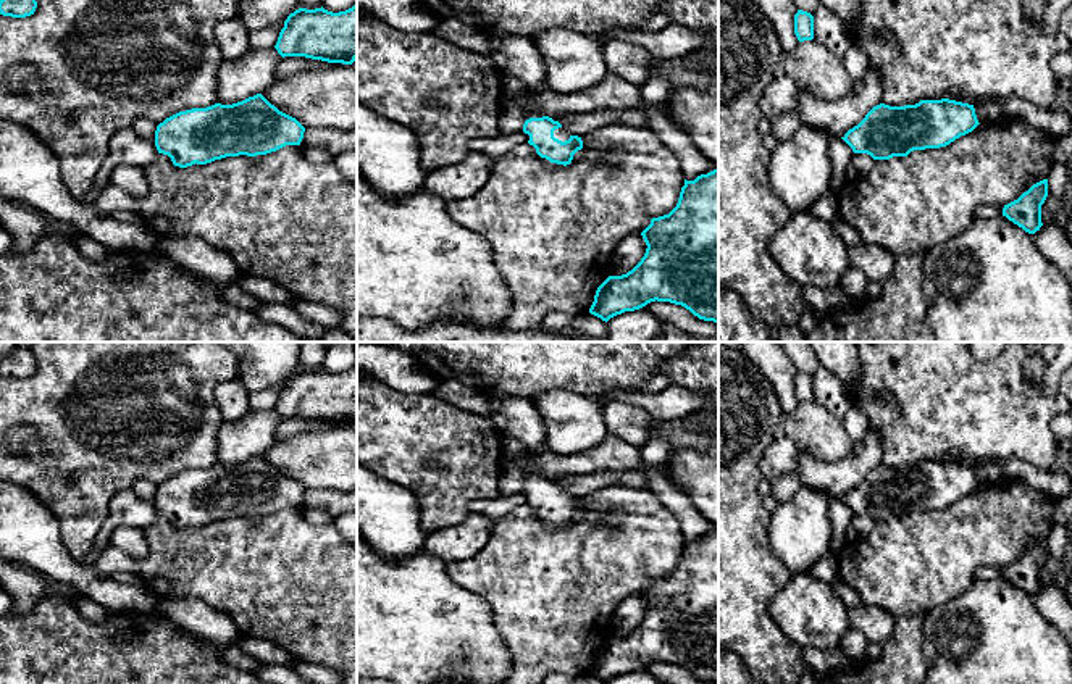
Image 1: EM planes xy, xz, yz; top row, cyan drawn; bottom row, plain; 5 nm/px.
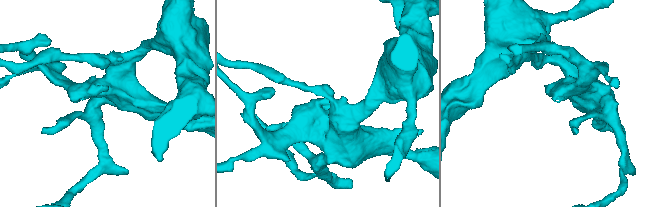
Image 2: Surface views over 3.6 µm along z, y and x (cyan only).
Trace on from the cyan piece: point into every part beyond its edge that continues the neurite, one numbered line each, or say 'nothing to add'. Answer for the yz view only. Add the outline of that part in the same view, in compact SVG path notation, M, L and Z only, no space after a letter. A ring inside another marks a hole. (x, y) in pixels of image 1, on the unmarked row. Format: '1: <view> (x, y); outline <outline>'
nothing to add

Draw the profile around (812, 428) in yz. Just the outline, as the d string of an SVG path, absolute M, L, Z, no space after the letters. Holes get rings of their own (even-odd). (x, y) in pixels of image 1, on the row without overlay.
M815 400L799 403L794 413L785 418L781 436L823 463L846 458L854 450L843 419Z

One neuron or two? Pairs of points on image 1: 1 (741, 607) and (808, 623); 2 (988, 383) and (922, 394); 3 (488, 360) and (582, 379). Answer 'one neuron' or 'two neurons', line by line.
1: two neurons
2: one neuron
3: one neuron

